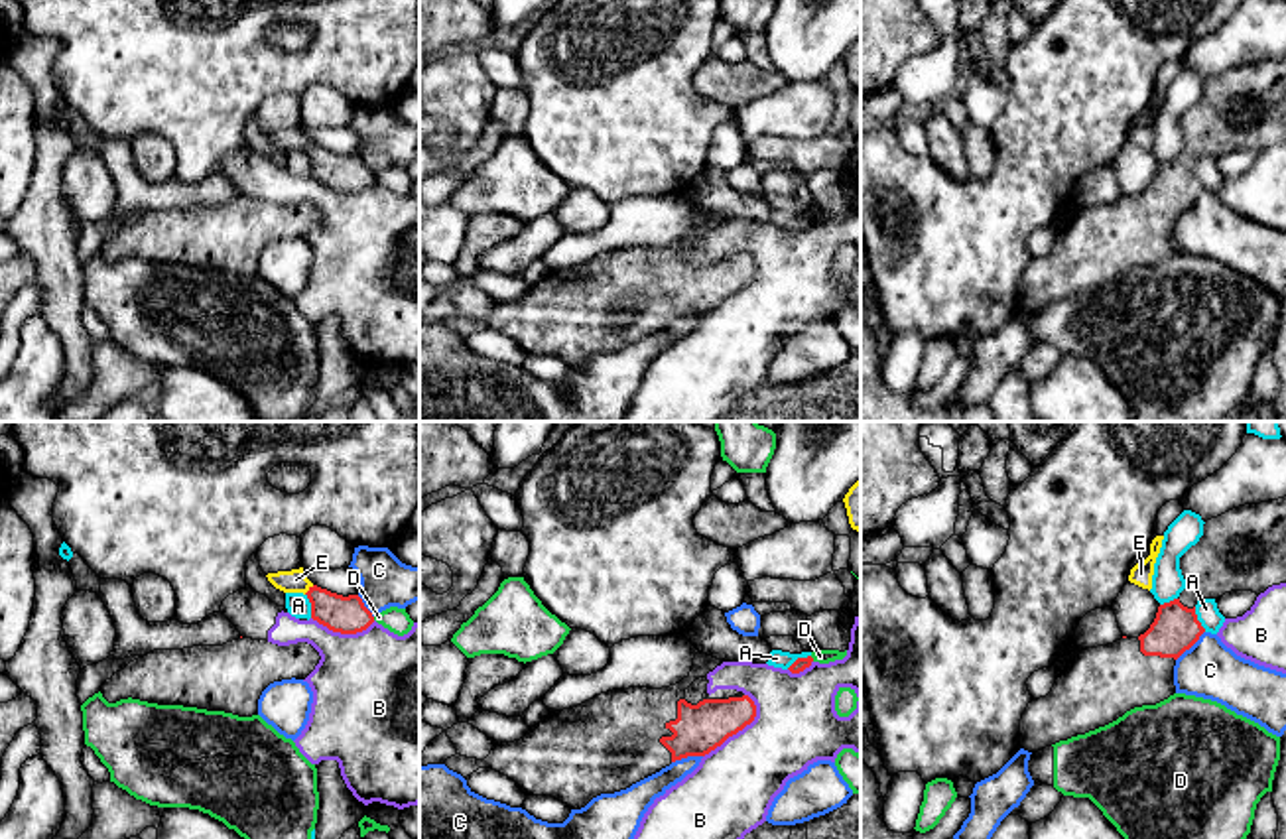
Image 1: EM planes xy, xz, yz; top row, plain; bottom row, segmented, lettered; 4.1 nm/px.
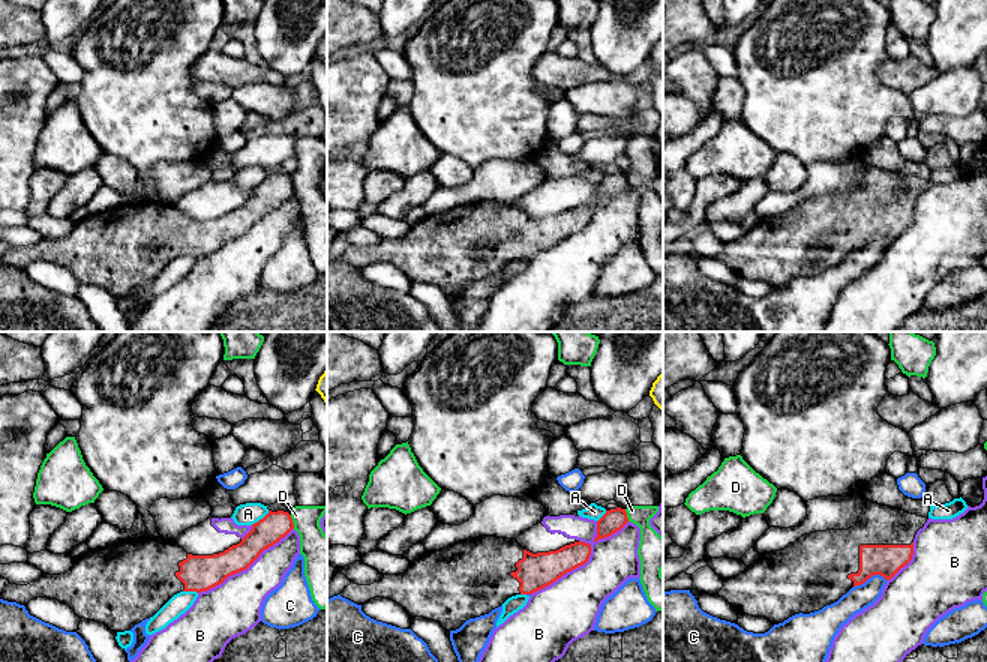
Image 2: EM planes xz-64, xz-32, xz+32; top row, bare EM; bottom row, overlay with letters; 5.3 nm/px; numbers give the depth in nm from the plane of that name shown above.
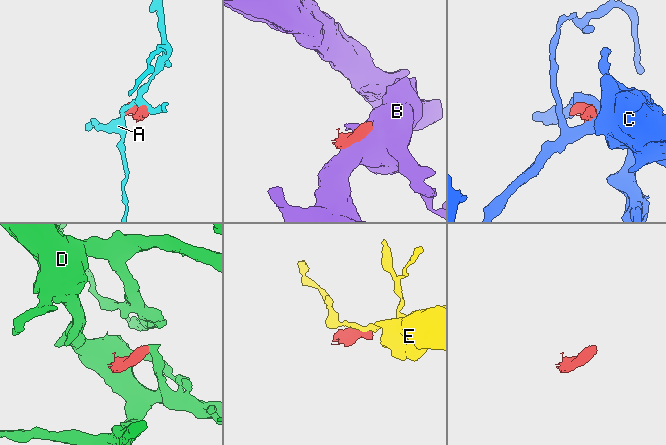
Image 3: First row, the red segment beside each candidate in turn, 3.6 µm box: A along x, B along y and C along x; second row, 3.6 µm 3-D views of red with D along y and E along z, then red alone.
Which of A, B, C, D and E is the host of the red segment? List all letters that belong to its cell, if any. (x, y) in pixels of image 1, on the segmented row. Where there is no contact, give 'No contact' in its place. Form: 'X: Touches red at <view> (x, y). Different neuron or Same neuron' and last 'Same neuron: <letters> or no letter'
A: Touches red at yz (1196, 619). Different neuron
B: Touches red at xz (741, 729). Different neuron
C: Touches red at xz (686, 757). Different neuron
D: Touches red at xz (812, 658). Different neuron
E: Touches red at xy (310, 589). Different neuron
Same neuron: no letter

